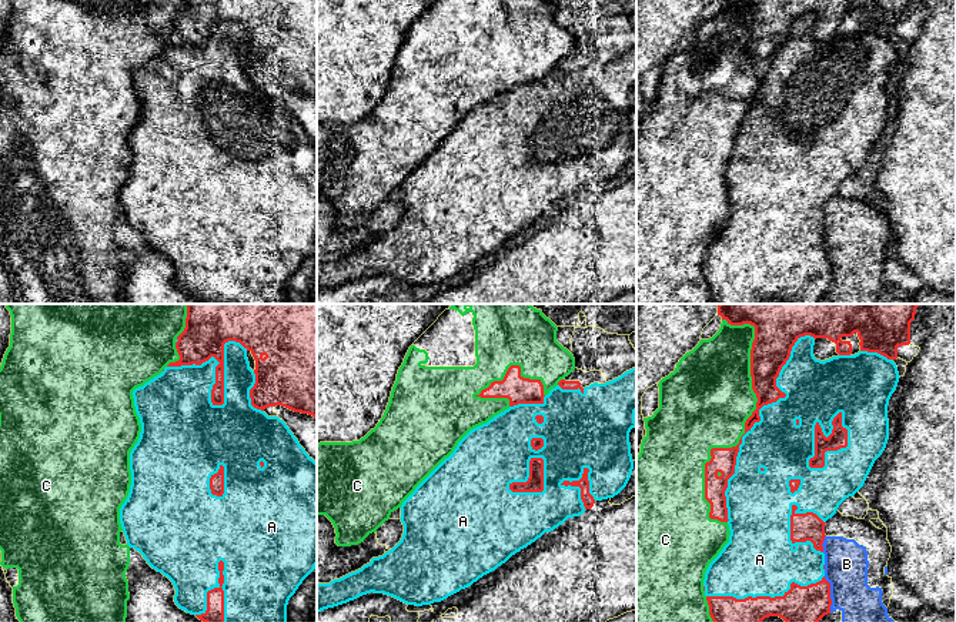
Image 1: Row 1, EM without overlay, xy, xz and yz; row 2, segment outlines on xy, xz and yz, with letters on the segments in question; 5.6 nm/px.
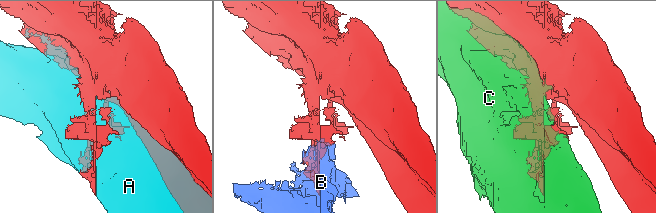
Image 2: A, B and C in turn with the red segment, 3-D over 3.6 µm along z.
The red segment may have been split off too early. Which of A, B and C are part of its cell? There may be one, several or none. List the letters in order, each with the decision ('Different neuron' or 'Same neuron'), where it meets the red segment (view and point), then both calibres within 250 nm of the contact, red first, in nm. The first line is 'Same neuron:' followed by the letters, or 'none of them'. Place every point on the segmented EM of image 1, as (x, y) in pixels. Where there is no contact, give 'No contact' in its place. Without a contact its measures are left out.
Same neuron: none of them
A: Different neuron. Touches red at yz (759, 420). Thickness 140 nm (red) against 320 nm
B: Different neuron. Touches red at yz (829, 595). Thickness 200 nm (red) against 240 nm
C: Different neuron. Touches red at yz (745, 424). Thickness 140 nm (red) against 480 nm

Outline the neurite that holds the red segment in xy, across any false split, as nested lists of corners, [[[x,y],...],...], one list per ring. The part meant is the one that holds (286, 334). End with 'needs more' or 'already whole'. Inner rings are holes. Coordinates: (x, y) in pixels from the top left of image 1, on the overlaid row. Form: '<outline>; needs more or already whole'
[[[187,304],[187,318],[185,328],[177,337],[176,348],[180,360],[170,362],[167,367],[181,367],[181,365],[201,365],[214,357],[220,364],[215,367],[215,384],[211,389],[213,405],[224,404],[224,344],[228,341],[240,342],[247,351],[250,351],[255,360],[255,384],[250,389],[251,405],[257,409],[264,411],[268,407],[281,405],[294,412],[308,414],[317,418],[317,304]]]; already whole

